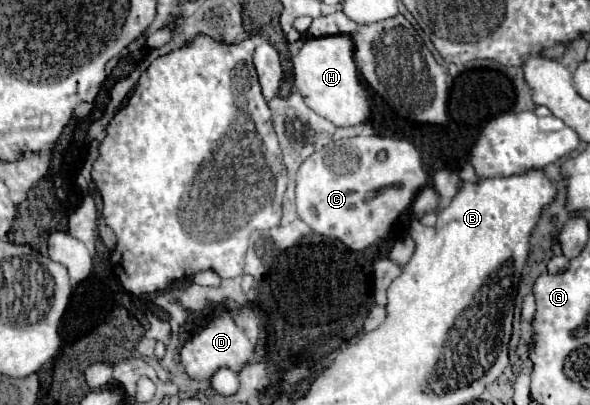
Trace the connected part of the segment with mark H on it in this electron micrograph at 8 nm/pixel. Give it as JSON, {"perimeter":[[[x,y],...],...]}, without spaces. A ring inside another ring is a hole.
{"perimeter":[[[345,35],[311,37],[303,43],[299,55],[293,57],[295,87],[303,95],[305,103],[321,117],[329,119],[337,127],[363,125],[371,117],[369,93],[359,77],[353,61],[353,45]]]}

